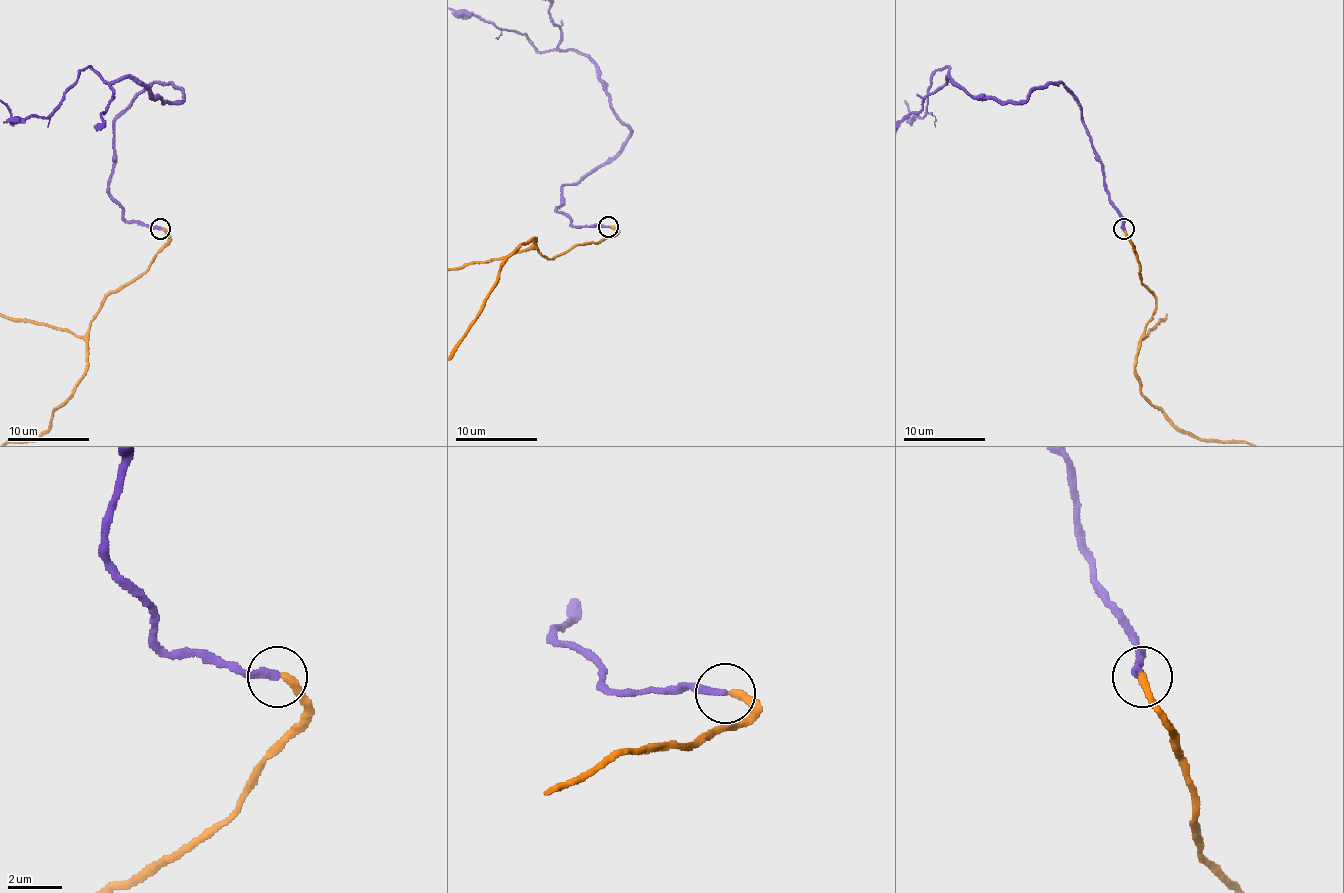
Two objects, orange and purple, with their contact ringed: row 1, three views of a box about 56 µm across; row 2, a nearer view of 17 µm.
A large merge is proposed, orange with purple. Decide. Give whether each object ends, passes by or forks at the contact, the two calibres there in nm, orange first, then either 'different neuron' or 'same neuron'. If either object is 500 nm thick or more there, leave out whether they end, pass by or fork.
orange ends; purple ends; calibres 280 and 280 nm; same neuron

